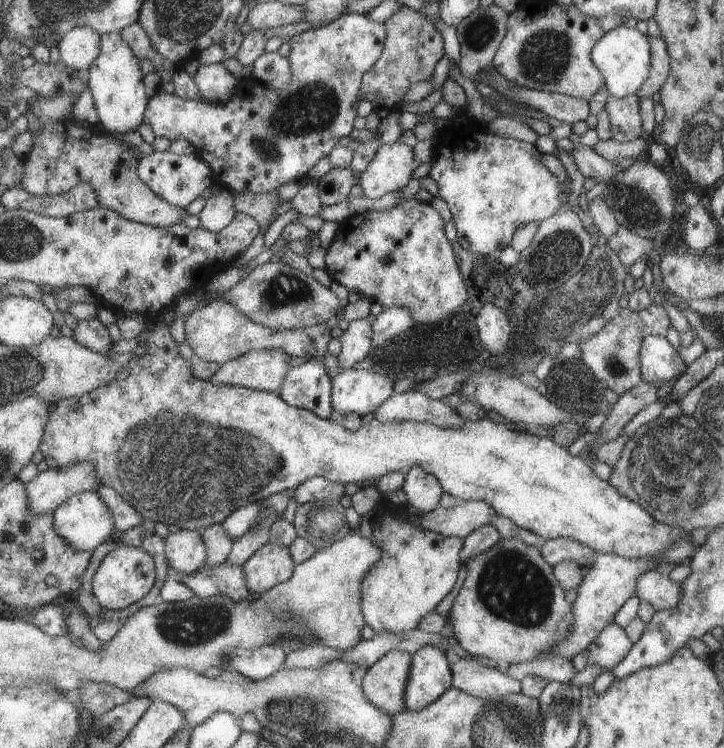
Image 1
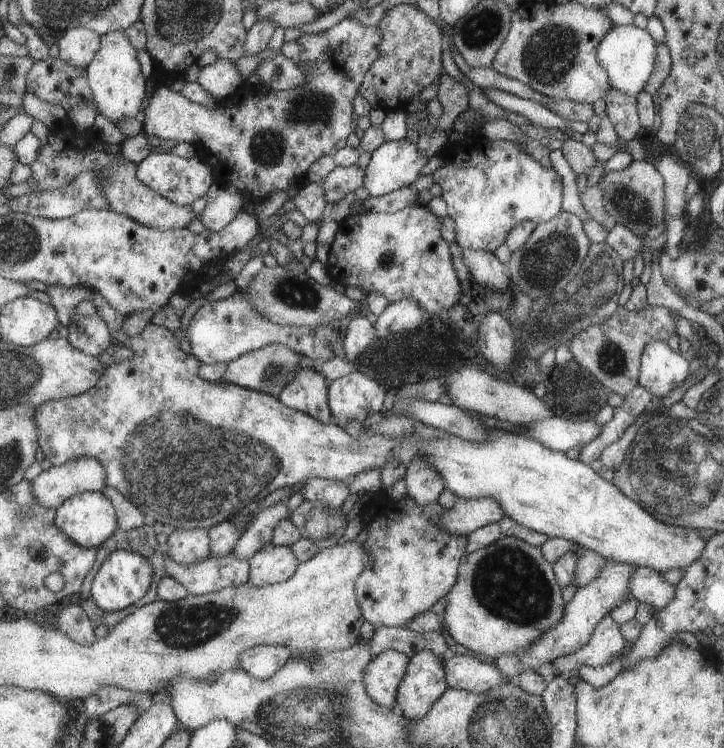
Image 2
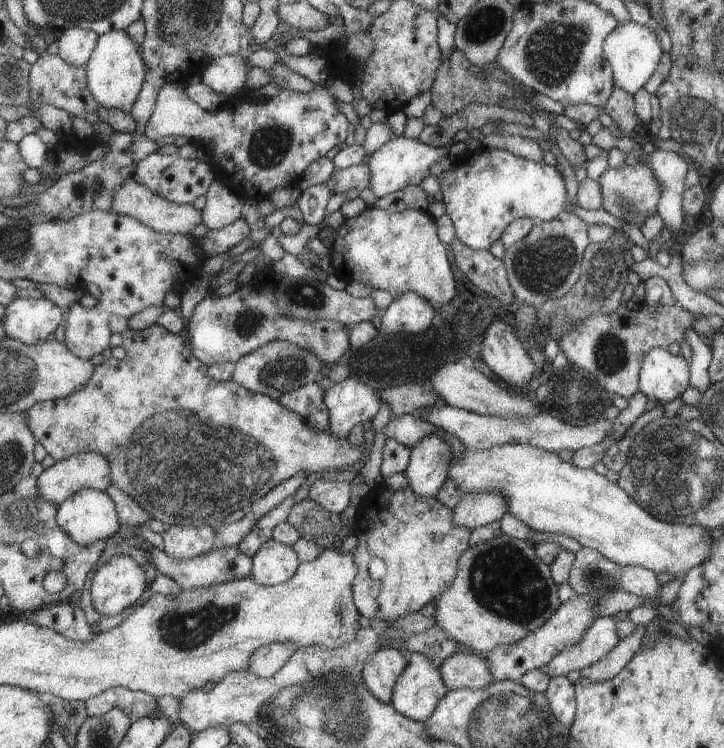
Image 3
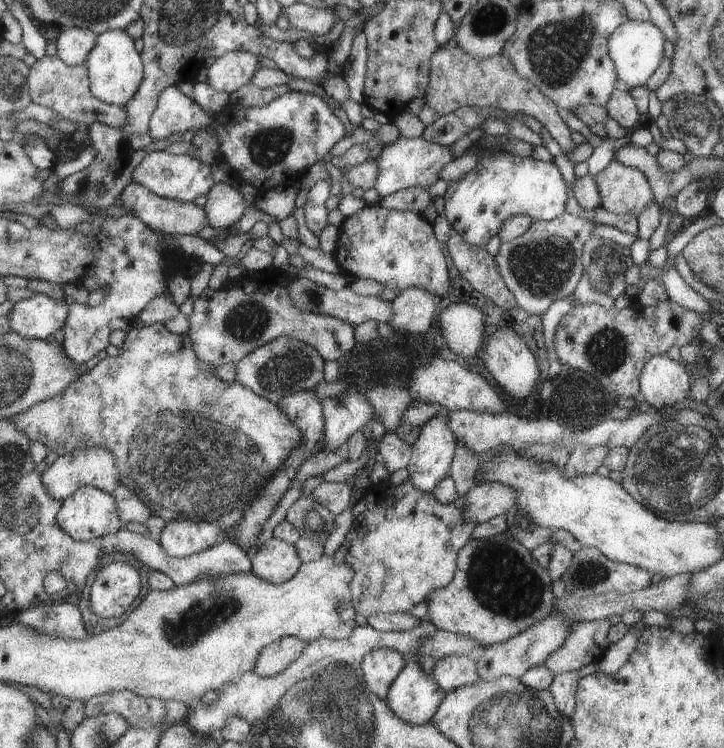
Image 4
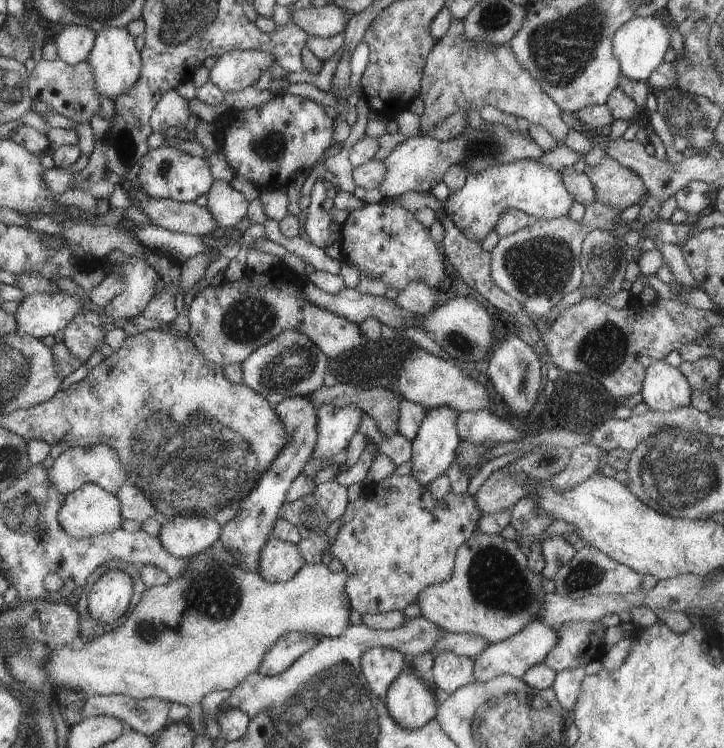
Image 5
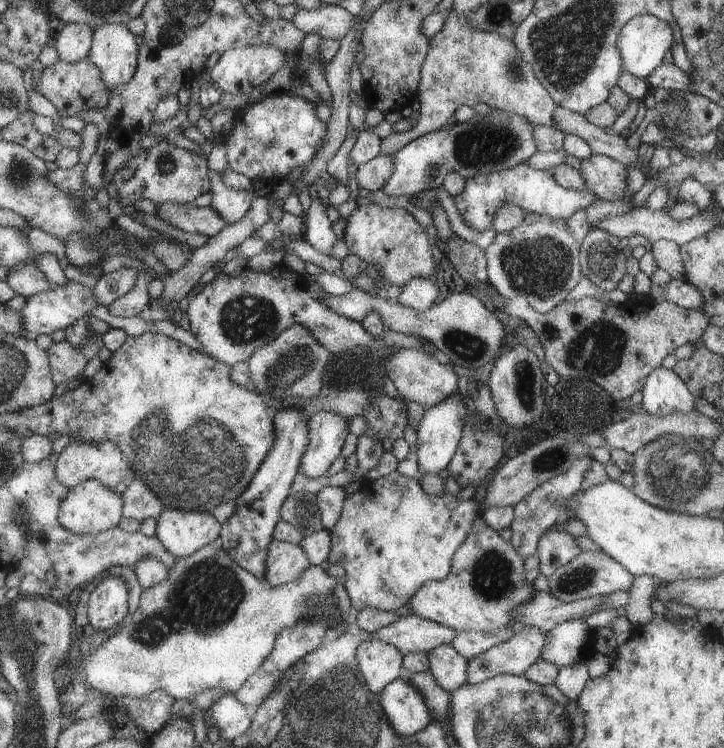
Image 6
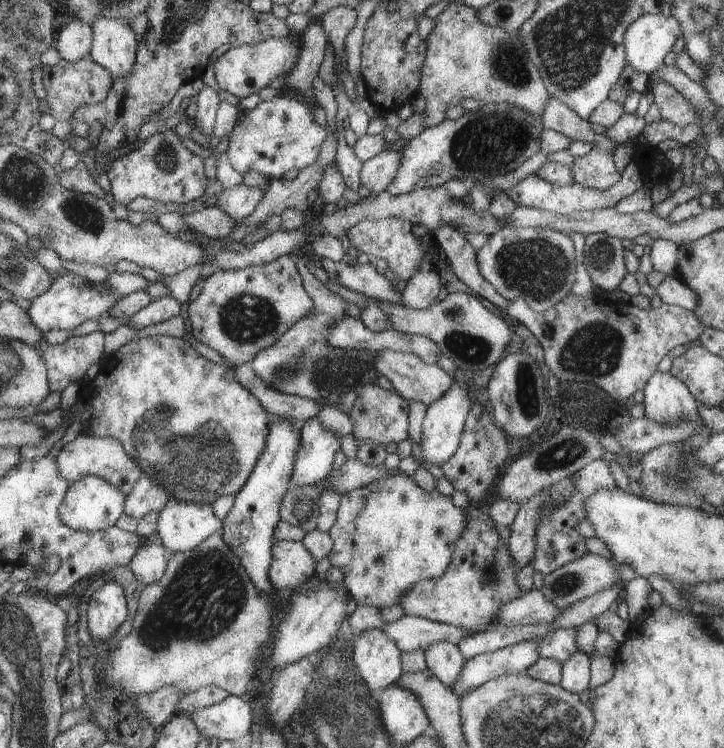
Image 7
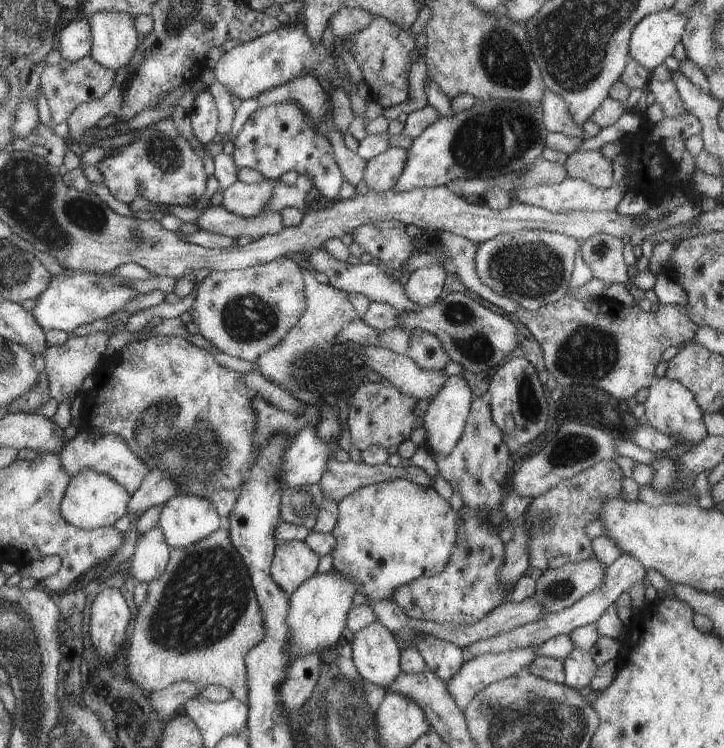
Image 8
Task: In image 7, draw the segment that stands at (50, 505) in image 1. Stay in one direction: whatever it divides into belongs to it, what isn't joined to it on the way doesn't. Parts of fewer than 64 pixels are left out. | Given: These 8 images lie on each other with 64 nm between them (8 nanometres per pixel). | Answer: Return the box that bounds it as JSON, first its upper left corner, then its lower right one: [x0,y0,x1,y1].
[57,433,141,494]

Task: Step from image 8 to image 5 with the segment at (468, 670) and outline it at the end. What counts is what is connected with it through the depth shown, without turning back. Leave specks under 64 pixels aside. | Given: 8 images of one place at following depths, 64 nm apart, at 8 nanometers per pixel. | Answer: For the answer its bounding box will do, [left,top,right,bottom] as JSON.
[471,620,557,681]

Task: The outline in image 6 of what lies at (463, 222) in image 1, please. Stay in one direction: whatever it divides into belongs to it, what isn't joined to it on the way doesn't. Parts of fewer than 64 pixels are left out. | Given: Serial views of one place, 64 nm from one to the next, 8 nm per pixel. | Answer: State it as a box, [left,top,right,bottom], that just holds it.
[453,162,596,232]

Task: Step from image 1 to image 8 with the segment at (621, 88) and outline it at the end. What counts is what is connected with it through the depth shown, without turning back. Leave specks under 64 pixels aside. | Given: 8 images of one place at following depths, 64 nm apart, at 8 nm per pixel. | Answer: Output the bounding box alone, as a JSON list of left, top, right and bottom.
[629,8,687,72]

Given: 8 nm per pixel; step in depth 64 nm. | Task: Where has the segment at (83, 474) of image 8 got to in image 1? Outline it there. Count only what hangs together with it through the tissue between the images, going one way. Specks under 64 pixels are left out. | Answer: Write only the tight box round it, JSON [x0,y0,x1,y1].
[51,491,114,551]

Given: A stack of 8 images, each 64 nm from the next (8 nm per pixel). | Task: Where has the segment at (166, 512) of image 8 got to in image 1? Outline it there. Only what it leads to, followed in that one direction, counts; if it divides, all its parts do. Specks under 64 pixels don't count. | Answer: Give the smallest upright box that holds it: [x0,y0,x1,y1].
[164,529,206,574]

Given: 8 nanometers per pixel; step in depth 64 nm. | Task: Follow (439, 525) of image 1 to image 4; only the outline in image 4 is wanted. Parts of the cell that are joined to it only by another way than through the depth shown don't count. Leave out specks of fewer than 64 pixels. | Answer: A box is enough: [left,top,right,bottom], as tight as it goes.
[462,482,518,525]

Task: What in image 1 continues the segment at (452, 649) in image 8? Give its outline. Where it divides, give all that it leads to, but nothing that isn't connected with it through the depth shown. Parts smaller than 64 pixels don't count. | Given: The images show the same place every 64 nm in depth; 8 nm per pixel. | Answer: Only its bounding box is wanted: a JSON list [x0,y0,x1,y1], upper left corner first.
[451,657,520,700]

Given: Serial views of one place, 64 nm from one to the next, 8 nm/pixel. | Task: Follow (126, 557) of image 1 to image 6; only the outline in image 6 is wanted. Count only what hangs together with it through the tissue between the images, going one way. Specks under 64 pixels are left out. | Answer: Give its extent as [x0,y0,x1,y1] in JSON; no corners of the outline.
[87,576,128,631]

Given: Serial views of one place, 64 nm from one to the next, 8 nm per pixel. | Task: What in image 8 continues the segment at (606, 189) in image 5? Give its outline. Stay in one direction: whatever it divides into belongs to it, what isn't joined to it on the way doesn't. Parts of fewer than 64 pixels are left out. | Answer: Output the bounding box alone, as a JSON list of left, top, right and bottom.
[564,149,613,190]

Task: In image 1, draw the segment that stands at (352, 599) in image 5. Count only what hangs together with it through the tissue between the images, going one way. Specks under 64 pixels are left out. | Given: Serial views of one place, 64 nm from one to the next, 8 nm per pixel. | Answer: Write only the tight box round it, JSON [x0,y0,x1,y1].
[359,497,463,634]

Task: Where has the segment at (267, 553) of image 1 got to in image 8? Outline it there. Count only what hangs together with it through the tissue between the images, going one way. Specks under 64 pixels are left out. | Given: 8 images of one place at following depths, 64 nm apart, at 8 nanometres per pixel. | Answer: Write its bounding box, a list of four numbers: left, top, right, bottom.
[270,541,319,594]

